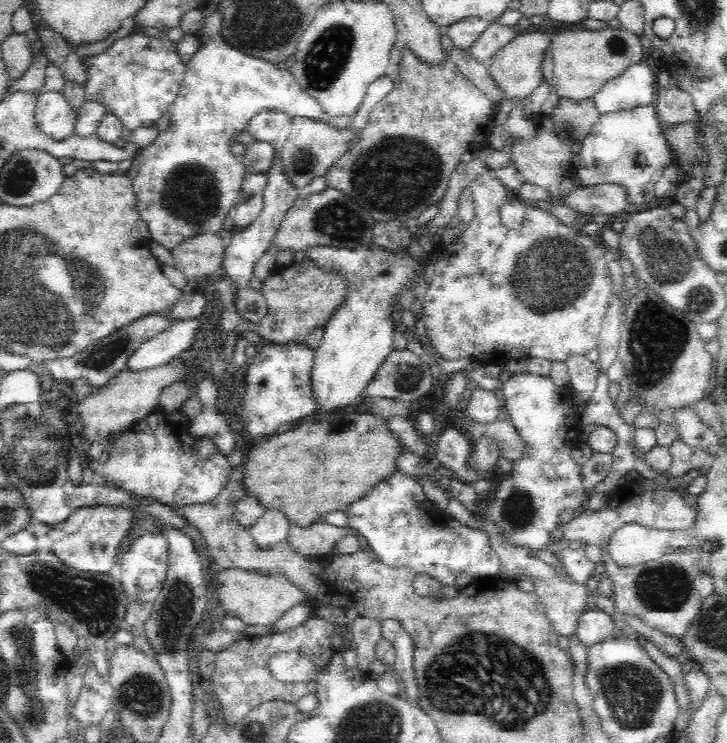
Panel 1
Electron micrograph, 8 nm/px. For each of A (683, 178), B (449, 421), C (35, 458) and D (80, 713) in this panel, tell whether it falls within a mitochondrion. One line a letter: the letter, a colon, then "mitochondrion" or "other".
A: other
B: other
C: mitochondrion
D: other

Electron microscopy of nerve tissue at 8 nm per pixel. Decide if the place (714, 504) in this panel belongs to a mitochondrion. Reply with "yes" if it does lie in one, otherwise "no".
no

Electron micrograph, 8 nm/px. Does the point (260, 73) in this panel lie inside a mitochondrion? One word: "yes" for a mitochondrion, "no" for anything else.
no

